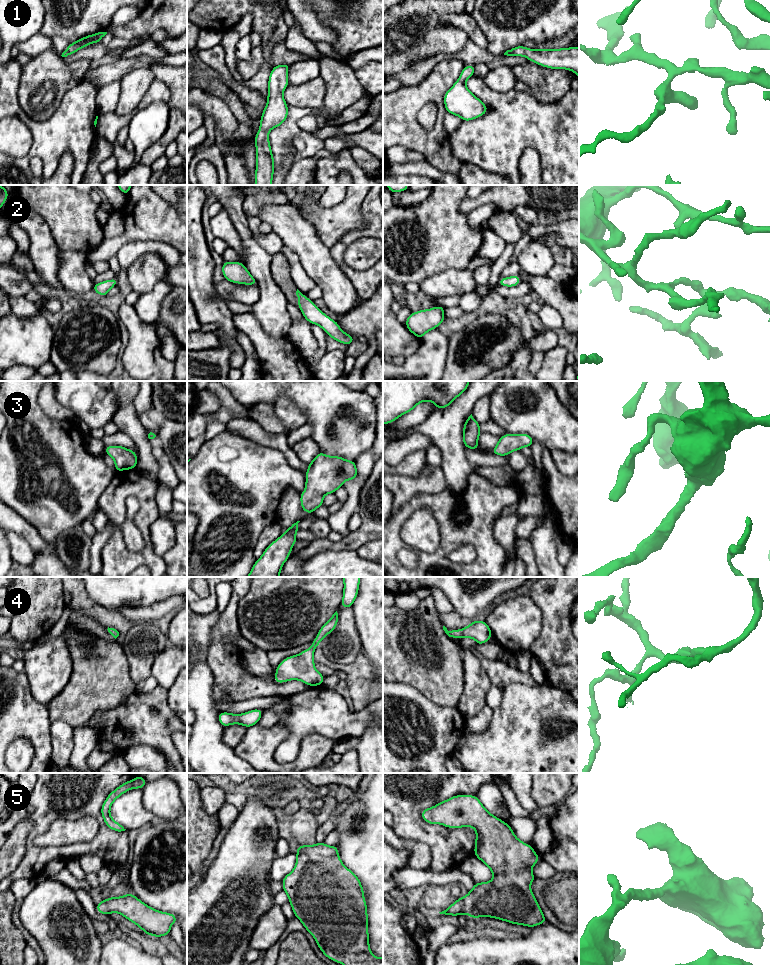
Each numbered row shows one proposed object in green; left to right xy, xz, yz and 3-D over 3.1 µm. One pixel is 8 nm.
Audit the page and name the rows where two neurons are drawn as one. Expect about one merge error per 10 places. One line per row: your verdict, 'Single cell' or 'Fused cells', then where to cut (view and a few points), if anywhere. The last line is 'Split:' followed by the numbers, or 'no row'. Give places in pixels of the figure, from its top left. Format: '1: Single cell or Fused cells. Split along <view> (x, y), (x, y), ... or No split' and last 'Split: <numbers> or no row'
1: Single cell. No split
2: Single cell. No split
3: Single cell. No split
4: Single cell. No split
5: Single cell. No split
Split: no row

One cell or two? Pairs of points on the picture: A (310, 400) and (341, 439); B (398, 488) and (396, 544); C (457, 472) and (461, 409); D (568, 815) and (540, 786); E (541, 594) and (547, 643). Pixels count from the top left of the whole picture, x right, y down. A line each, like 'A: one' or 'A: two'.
A: one
B: two
C: one
D: two
E: one

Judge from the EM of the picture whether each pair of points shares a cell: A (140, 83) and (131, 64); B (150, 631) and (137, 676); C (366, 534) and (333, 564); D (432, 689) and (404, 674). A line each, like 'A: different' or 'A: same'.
A: different
B: same
C: different
D: same

